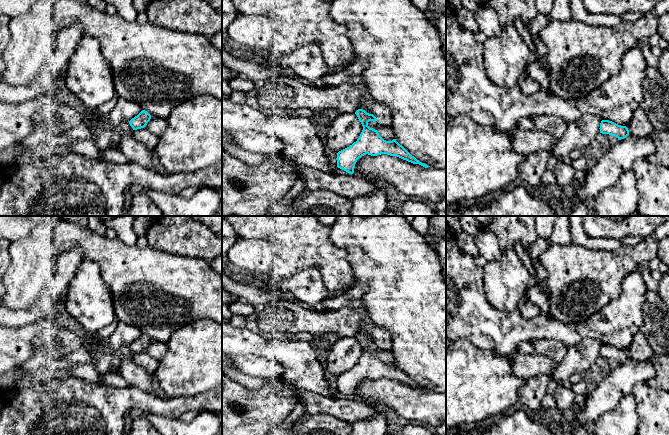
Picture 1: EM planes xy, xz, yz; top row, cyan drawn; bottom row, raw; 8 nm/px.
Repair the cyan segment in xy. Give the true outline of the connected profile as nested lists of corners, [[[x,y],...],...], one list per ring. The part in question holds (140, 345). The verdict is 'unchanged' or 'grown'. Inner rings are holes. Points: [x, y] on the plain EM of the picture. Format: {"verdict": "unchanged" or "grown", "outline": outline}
{"verdict": "unchanged", "outline": [[[142,334],[137,340],[129,345],[129,348],[133,352],[133,354],[137,354],[144,352],[150,345],[150,343],[151,339],[147,335]]]}

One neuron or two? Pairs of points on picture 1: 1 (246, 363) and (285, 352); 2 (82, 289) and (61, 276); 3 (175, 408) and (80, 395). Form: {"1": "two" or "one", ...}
{"1": "two", "2": "two", "3": "one"}

